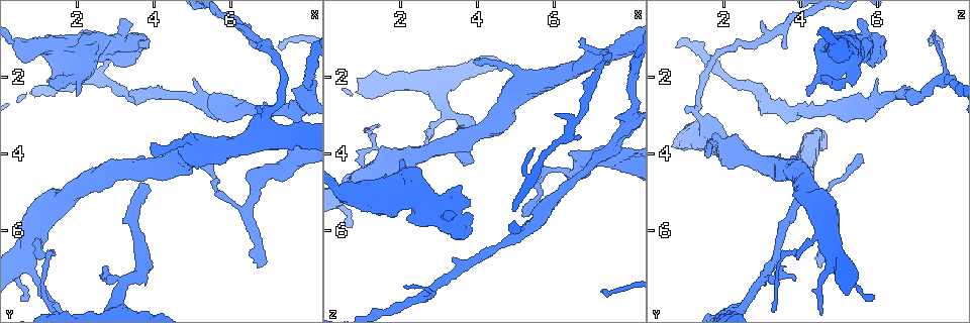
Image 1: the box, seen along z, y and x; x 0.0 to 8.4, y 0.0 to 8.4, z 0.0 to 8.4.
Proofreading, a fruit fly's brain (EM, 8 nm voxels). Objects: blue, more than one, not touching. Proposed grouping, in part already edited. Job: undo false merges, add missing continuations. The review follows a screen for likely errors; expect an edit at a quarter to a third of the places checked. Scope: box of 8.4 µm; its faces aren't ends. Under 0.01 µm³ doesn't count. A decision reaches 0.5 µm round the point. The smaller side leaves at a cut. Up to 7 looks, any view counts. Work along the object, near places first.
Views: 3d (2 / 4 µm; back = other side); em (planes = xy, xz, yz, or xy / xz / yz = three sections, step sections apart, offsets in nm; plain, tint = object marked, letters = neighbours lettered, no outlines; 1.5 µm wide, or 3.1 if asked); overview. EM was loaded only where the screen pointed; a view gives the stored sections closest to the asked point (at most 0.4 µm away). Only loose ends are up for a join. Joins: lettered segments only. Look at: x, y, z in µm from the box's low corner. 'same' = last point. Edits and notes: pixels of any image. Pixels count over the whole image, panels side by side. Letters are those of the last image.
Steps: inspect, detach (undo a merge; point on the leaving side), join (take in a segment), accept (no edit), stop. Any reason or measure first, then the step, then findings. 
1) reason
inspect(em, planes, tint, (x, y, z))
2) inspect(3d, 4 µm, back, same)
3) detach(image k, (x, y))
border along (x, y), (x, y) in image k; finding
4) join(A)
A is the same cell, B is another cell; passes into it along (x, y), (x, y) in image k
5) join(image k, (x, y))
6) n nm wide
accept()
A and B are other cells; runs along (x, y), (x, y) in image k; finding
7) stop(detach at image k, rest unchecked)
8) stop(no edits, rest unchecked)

an open end
inspect(3d, 4 µm, (4.10, 4.15, 1.60))

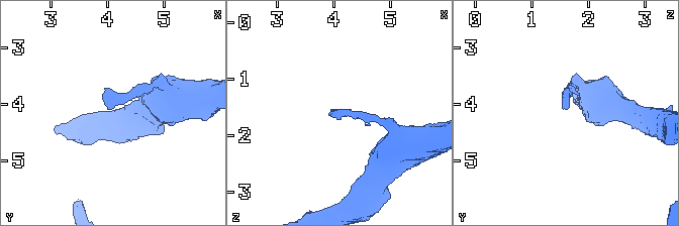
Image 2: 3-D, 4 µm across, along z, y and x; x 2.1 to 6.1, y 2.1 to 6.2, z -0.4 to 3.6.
inspect(em, planes, letters, (4.05, 4.10, 1.60))

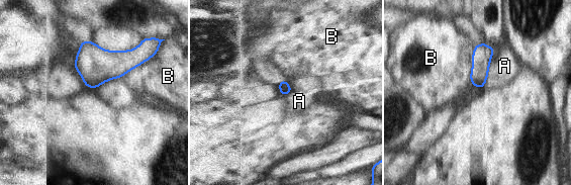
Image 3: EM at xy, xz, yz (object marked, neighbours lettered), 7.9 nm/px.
accept()
A and B are other cells; border along (495, 49), (482, 88) in image 3; none of them fits

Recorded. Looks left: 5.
an open end
inspect(3d, 2 µm, (3.75, 4.80, 4.25))

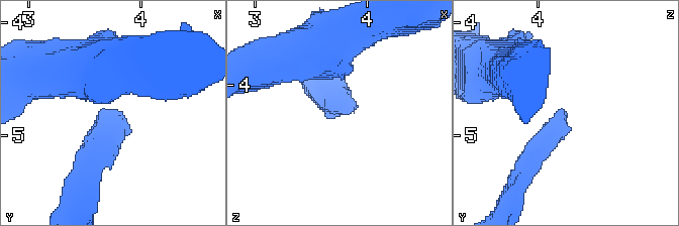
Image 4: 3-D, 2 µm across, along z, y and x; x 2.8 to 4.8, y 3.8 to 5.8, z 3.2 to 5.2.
inspect(em, planes, letters, (3.82, 4.76, 4.24))

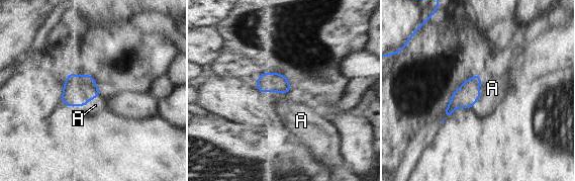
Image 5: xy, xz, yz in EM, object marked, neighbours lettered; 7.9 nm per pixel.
join(A)
A is the same cell; passes into it along (468, 93), (479, 93), (492, 88) in image 5; it goes on there

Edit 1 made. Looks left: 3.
redraw
inspect(overview)

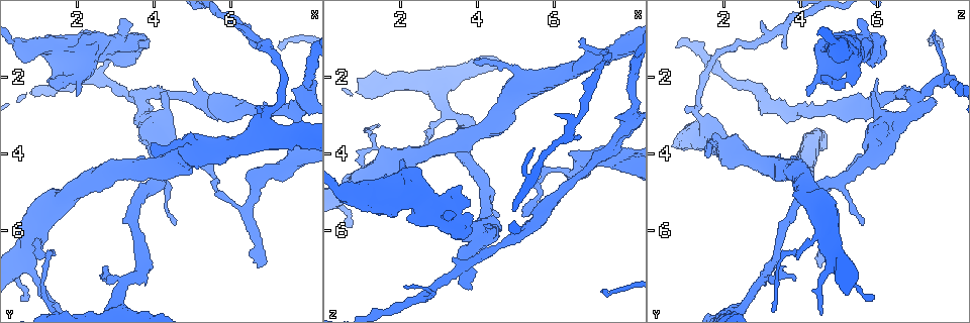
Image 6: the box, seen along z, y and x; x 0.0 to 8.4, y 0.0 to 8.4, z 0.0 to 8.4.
free end
inspect(3d, 2 µm, back, (6.65, 6.95, 4.55))

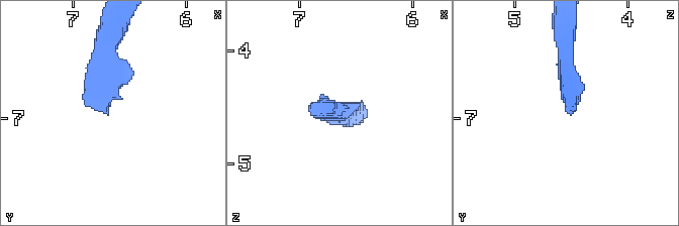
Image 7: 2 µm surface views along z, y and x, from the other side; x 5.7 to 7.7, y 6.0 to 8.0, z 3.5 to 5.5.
inspect(em, planes, letters, (6.68, 6.94, 4.54))

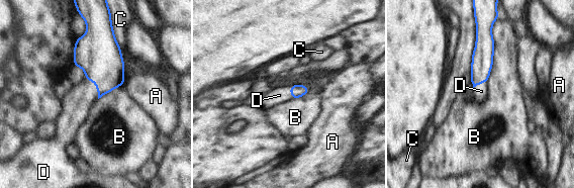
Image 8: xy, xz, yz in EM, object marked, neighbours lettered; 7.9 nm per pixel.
100 nm wide
join(D)
D is the same cell, A, B and C are other cells; passes into it along (99, 56), (97, 87), (78, 103) in image 8; it goes on there

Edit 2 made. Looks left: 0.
stop(join at image 5, join at image 8, rest unchecked)

